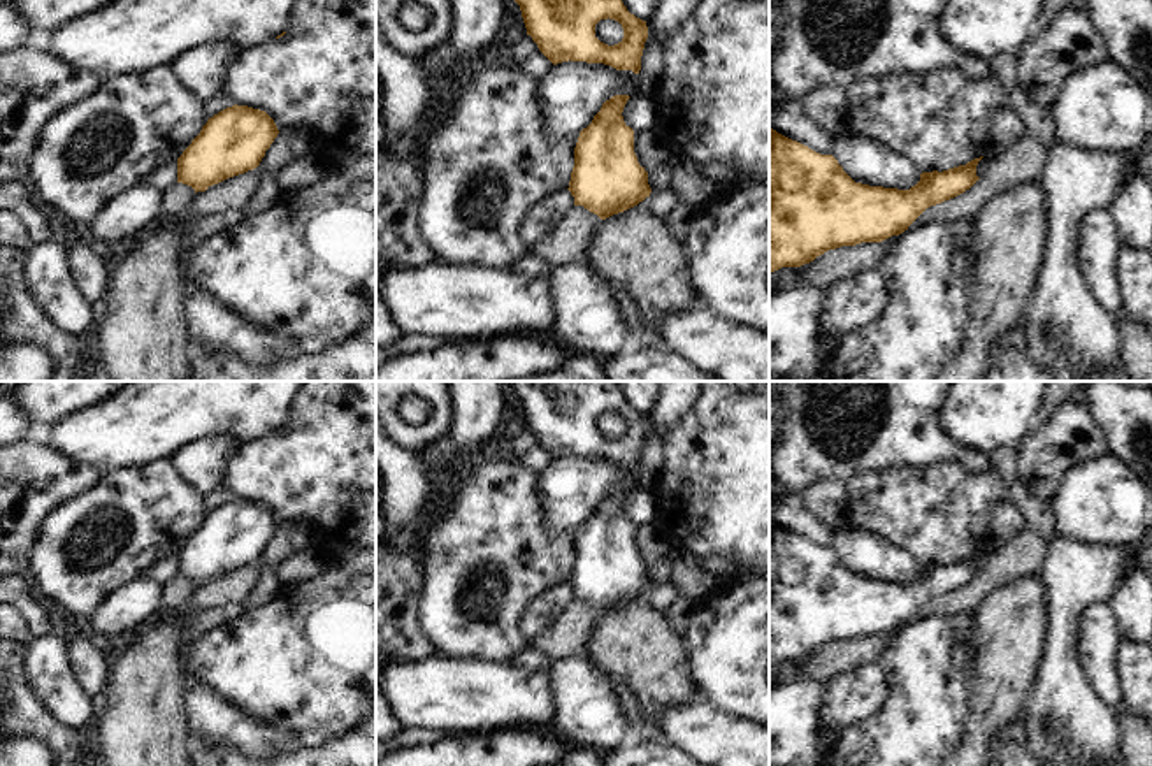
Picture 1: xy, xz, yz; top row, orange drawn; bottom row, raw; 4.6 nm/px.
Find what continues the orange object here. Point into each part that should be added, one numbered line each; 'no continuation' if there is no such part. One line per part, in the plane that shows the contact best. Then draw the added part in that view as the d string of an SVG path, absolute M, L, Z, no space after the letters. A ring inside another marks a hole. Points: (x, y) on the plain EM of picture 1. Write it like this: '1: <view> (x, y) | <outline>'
no continuation

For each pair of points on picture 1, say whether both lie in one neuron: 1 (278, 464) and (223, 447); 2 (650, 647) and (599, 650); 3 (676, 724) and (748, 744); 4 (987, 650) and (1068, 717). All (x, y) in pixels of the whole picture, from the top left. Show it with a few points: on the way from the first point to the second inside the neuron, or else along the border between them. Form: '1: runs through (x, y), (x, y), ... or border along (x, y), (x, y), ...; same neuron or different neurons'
1: border along (243, 443), (227, 462), (222, 485); different neurons
2: runs through (638, 647), (612, 647); same neuron
3: runs through (694, 731), (731, 744); same neuron
4: border along (1044, 647), (1036, 682), (1021, 717); different neurons

